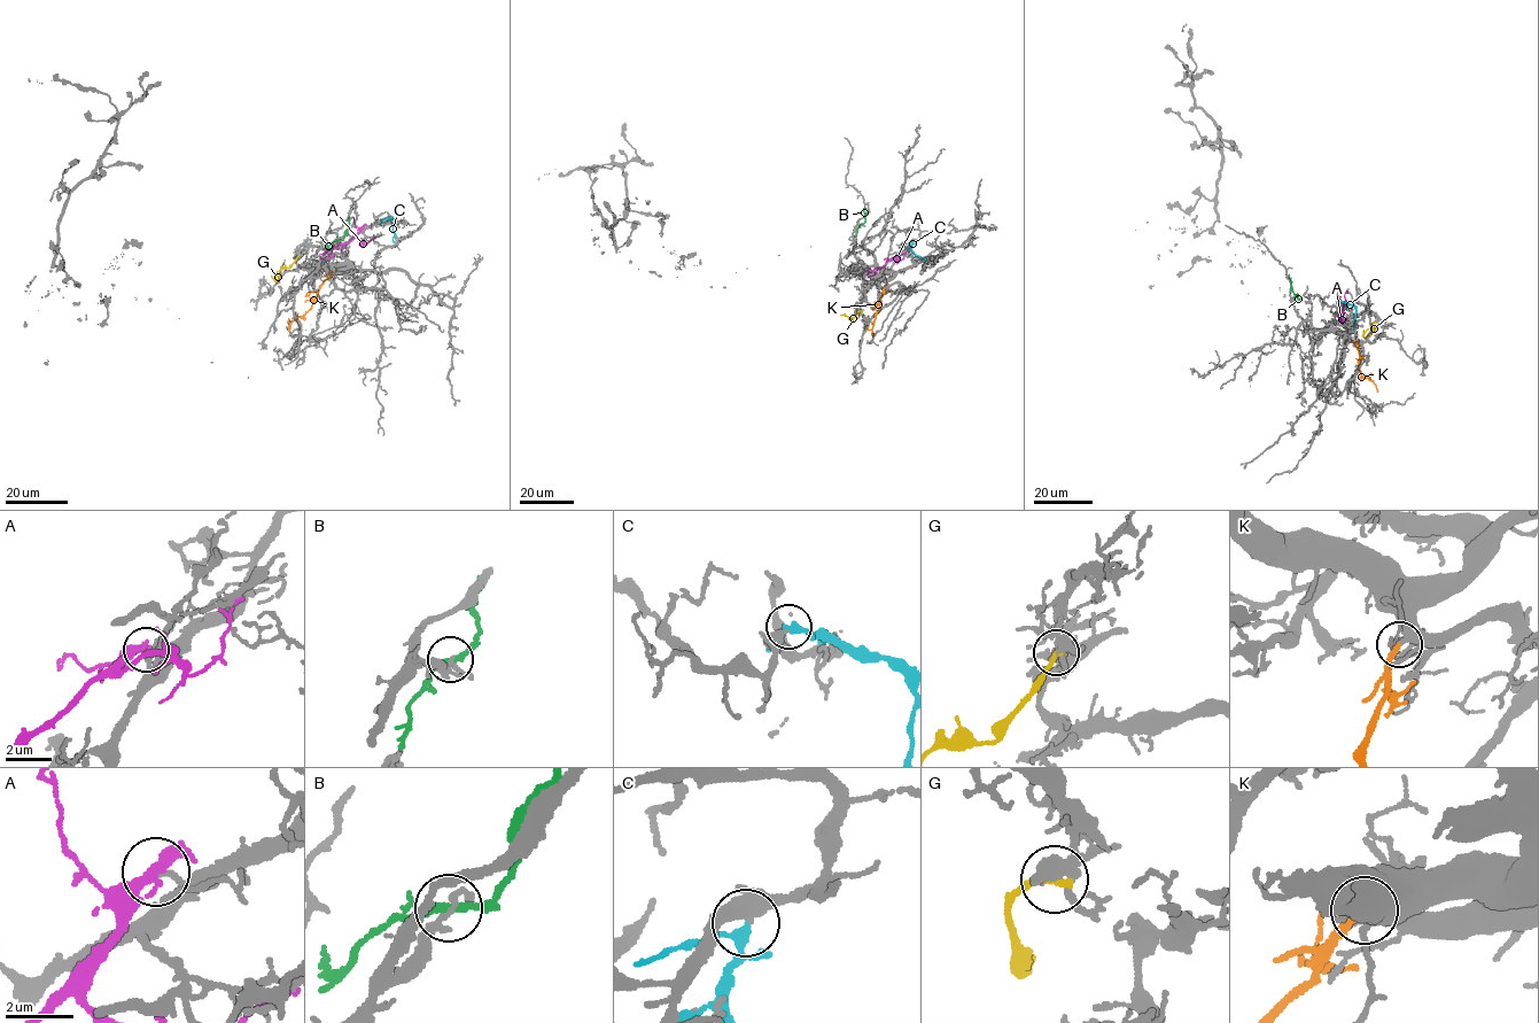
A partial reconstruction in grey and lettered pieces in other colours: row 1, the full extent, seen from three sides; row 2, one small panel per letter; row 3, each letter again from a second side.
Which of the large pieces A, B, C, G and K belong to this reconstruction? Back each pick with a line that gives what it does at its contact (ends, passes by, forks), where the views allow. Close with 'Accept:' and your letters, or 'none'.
K: it ends there
Accept: K

